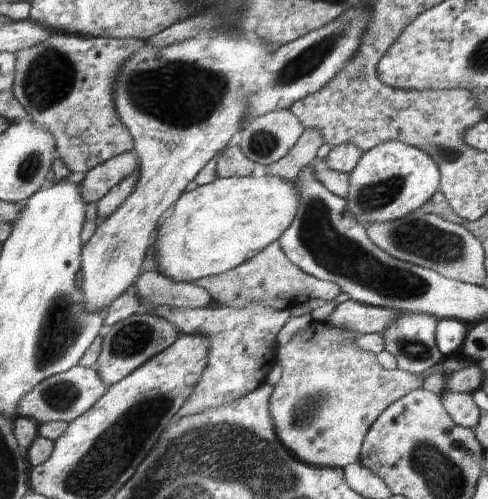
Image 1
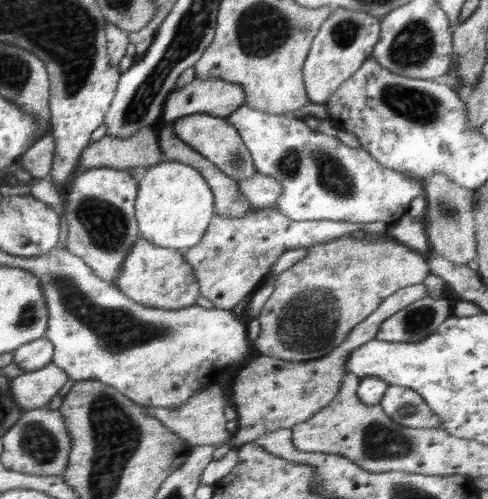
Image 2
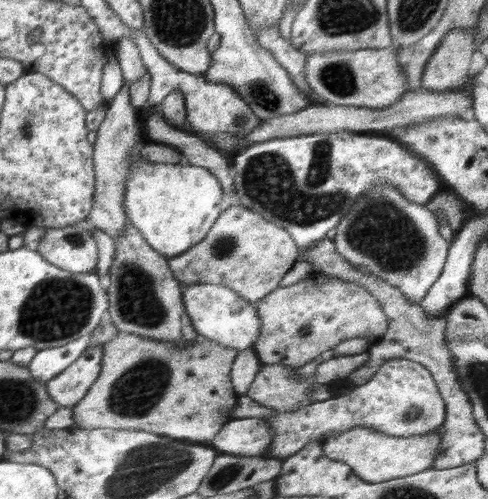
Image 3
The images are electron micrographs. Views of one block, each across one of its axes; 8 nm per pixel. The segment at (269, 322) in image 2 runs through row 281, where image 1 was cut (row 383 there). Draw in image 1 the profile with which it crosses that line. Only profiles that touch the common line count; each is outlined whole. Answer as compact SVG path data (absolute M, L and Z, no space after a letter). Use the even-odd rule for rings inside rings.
M312 321L285 346L278 346L275 366L282 368L282 374L270 396L270 416L279 441L303 463L343 469L358 462L364 437L382 411L410 390L422 388L422 376L380 366L374 353L358 346L360 336L360 332L336 328L325 321Z

